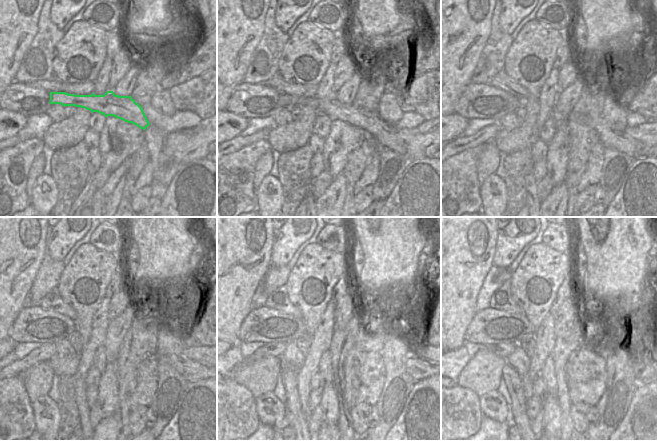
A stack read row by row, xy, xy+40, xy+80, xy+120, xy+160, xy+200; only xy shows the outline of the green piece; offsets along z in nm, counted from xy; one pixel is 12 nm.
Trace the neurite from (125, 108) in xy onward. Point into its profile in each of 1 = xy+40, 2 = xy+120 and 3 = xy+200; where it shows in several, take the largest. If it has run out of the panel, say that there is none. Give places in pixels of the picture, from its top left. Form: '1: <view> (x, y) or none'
1: xy+40 (387, 135)
2: xy+120 (191, 370)
3: xy+200 (644, 375)

